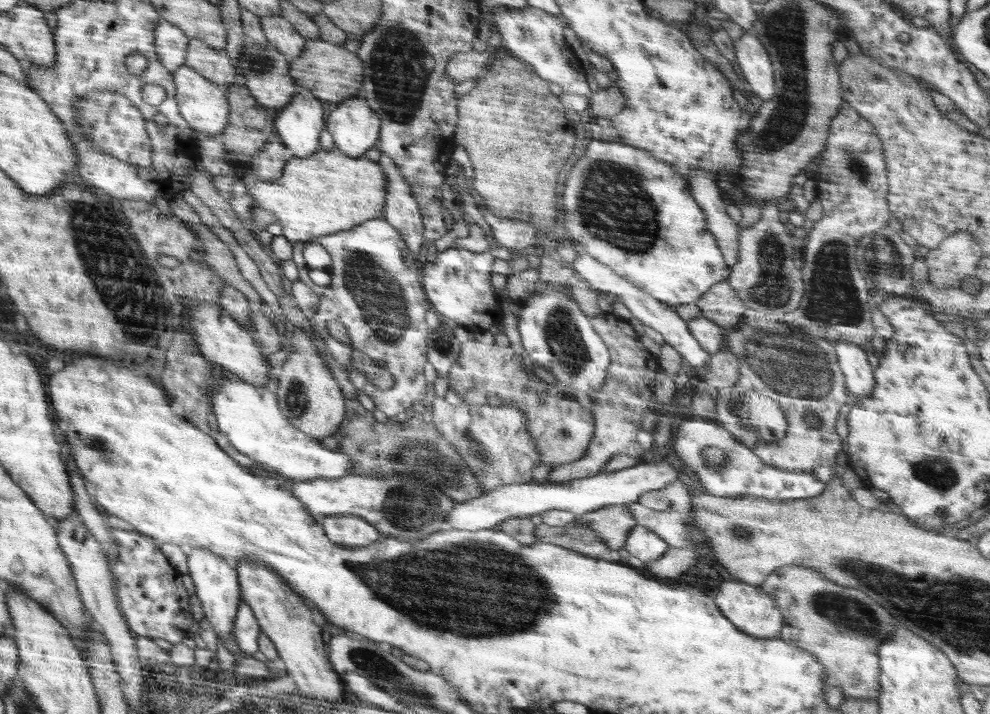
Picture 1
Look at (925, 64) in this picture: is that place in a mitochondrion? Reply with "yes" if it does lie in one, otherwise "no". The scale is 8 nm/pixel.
no

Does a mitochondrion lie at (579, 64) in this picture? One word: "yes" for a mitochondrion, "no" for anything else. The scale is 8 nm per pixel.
no

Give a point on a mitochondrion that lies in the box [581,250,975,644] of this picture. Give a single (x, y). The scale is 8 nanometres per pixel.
(779, 364)

